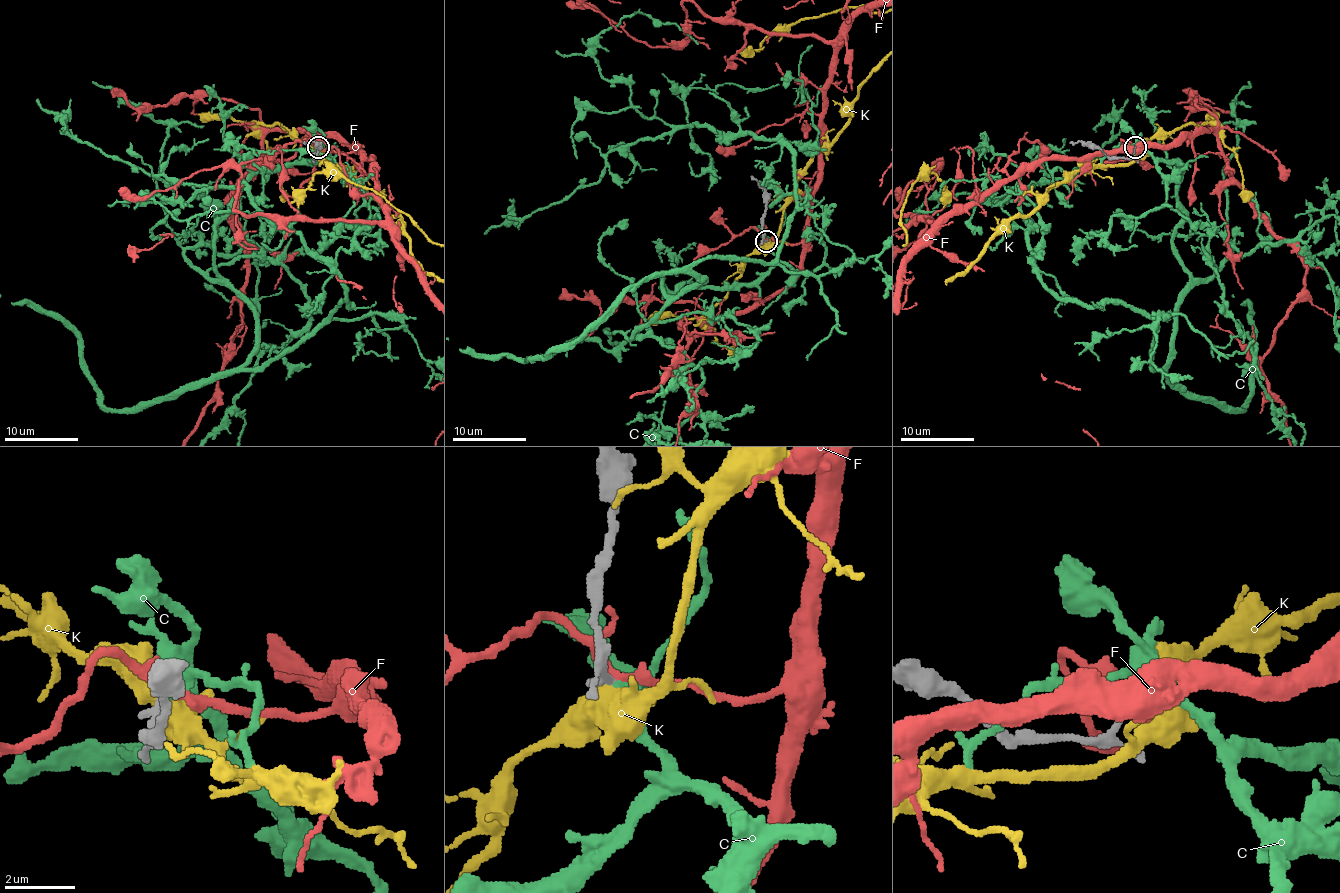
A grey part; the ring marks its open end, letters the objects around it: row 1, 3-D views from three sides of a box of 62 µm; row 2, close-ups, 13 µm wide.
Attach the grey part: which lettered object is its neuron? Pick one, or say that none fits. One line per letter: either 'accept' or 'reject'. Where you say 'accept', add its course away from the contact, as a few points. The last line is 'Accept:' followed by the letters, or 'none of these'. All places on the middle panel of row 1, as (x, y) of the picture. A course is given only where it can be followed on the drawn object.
C: accept; it runs (765, 241), (749, 283), (670, 296), (703, 279), (664, 272), (518, 360)
F: reject
K: reject
Accept: C

